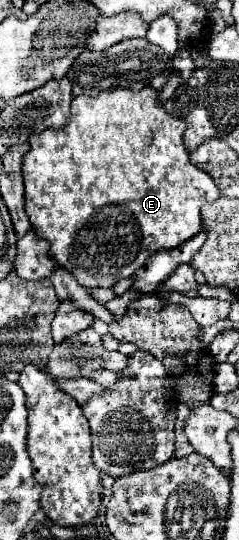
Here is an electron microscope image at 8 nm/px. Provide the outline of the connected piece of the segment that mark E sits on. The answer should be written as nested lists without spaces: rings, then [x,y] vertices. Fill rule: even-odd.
[[[115,87],[115,89],[107,89],[101,91],[97,97],[87,97],[87,95],[79,95],[71,101],[71,119],[65,125],[63,131],[45,131],[39,135],[29,137],[29,153],[23,157],[23,181],[25,181],[25,211],[27,217],[35,229],[35,233],[43,239],[49,241],[49,255],[61,265],[65,267],[69,273],[73,273],[73,277],[79,281],[79,285],[83,287],[113,287],[119,279],[131,277],[137,269],[141,269],[141,265],[145,265],[145,261],[159,249],[175,249],[181,243],[185,243],[189,237],[193,237],[195,233],[201,231],[203,221],[201,221],[201,207],[207,201],[215,201],[219,197],[219,191],[213,183],[213,179],[203,171],[193,167],[193,163],[189,161],[189,151],[183,143],[183,131],[185,131],[185,121],[169,115],[161,103],[157,101],[157,97],[147,95],[147,89],[143,91],[131,91],[131,89],[123,89],[123,87]]]

